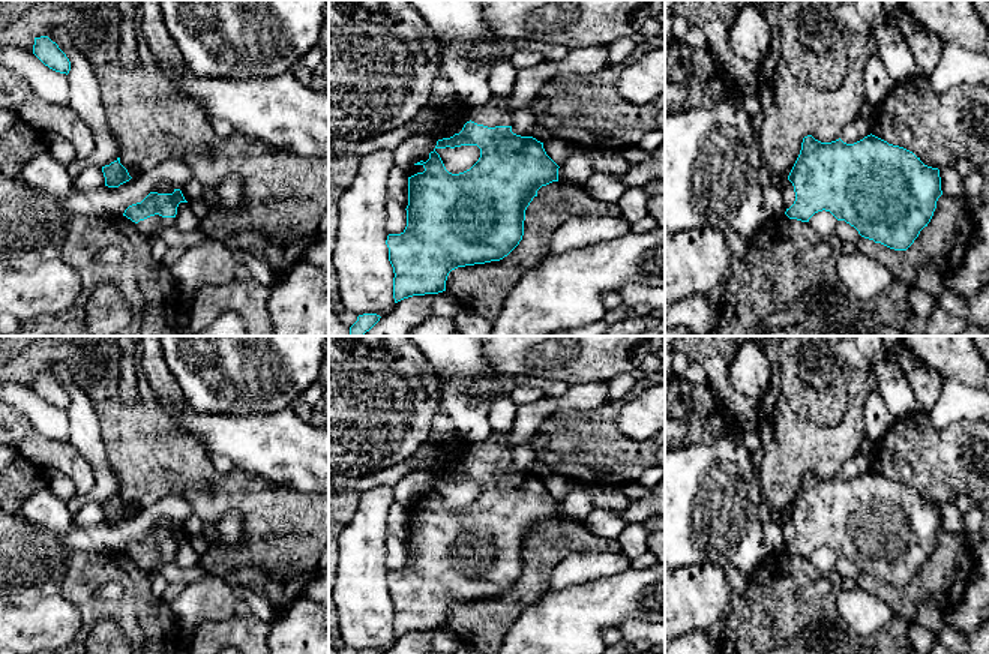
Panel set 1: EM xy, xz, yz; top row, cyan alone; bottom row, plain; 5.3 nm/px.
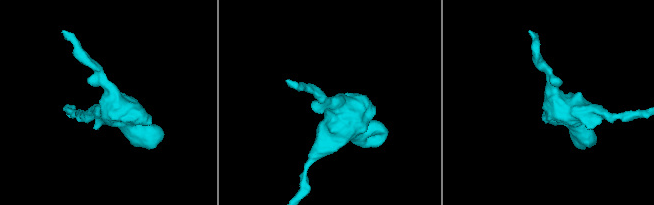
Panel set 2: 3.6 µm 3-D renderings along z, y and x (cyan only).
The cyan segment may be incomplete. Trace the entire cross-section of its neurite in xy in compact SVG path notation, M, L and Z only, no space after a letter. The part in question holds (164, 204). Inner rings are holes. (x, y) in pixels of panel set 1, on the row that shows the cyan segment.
M180 189L173 194L150 192L141 202L129 206L123 216L137 224L137 228L150 236L159 228L173 226L180 202L188 202Z

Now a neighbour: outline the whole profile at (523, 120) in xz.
M534 102L513 111L512 116L512 132L521 136L531 136L534 124L537 123L536 114L534 114Z

